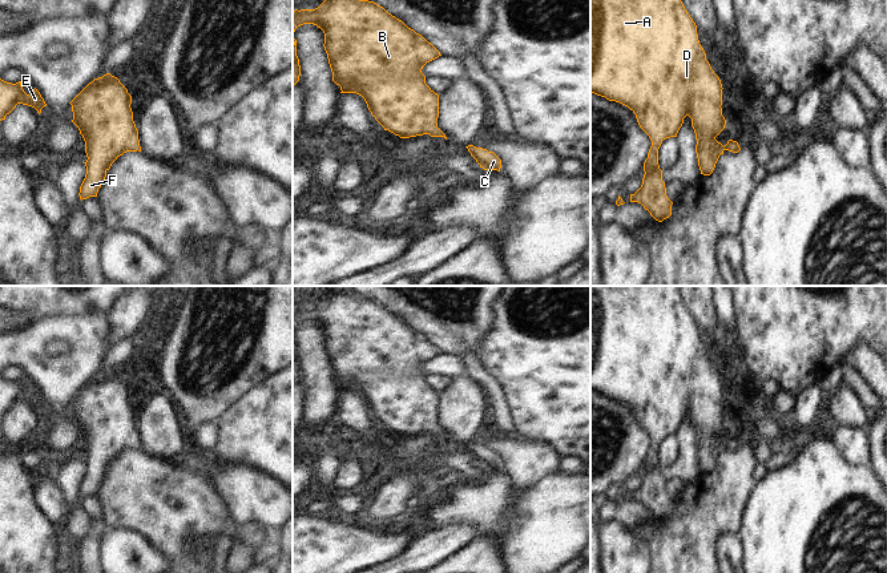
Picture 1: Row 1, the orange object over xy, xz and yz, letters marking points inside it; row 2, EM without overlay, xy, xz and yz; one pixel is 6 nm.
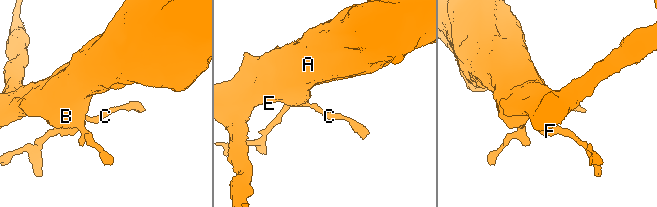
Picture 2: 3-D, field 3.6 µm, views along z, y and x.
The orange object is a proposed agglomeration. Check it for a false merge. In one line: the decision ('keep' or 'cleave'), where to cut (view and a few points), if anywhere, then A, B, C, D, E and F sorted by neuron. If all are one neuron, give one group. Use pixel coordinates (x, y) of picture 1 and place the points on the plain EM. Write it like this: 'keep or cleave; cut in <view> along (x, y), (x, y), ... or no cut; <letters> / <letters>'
keep; no cut; A B C D E F

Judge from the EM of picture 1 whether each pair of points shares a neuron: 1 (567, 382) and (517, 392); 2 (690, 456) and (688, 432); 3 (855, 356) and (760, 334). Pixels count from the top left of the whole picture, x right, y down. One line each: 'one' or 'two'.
1: one
2: one
3: two

